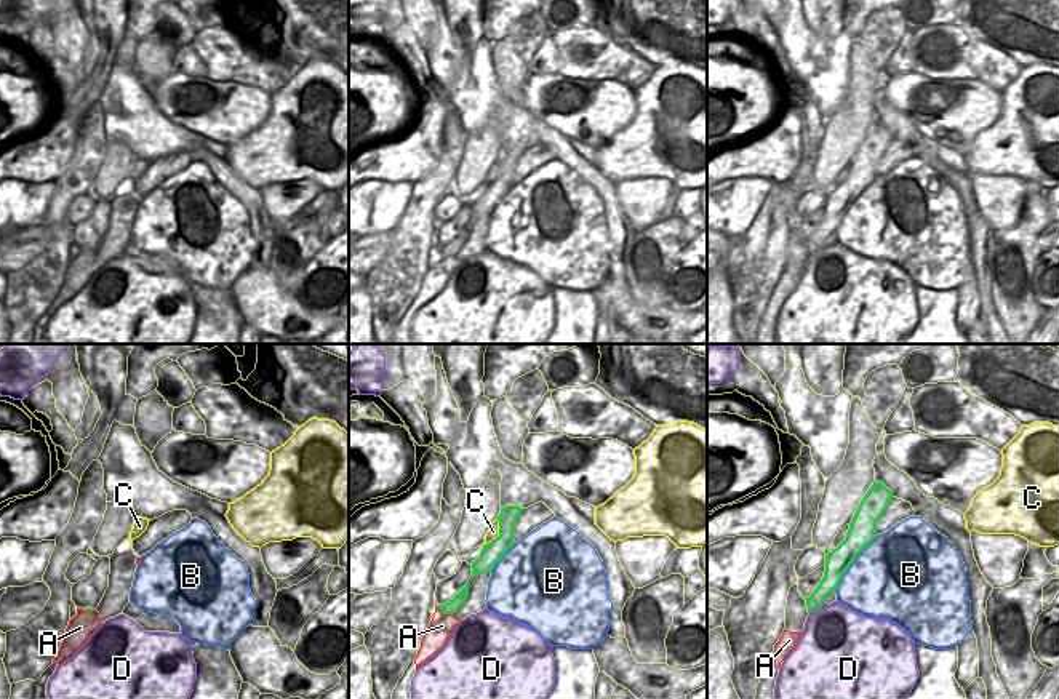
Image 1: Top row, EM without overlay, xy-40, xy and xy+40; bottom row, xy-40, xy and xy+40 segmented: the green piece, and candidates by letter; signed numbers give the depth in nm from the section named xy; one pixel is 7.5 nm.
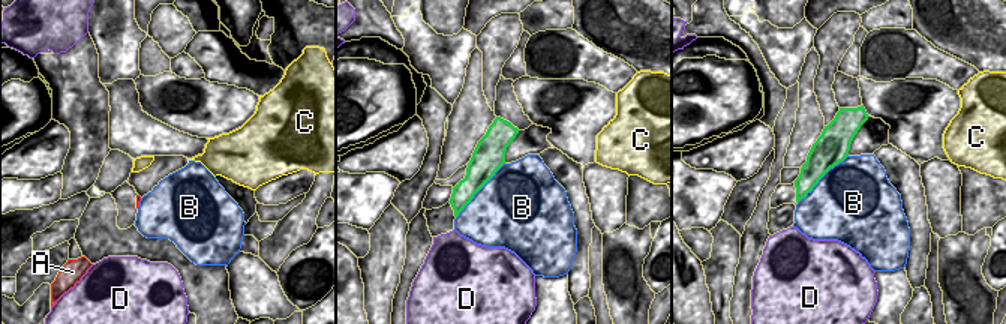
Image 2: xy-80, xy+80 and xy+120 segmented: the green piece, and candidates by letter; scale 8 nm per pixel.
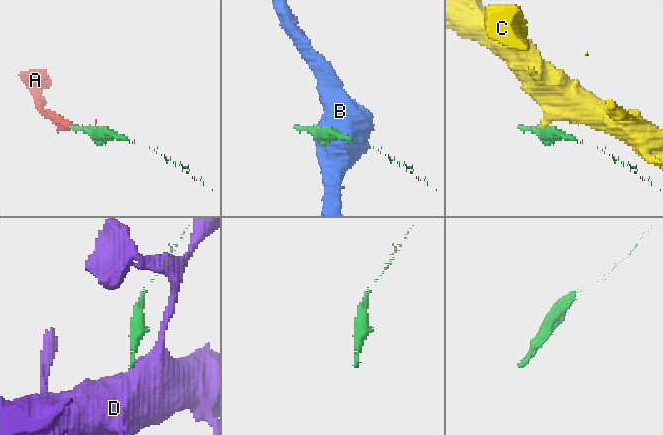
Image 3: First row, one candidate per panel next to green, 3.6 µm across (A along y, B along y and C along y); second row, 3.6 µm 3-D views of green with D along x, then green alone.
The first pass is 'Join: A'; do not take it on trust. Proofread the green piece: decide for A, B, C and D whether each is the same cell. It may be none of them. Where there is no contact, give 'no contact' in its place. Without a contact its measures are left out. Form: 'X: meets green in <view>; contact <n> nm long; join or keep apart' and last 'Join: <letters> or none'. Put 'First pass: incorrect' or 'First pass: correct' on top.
First pass: correct
A: meets green in xy; contact 160 nm long; join
B: meets green in xy+40; contact 550 nm long; keep apart
C: meets green in xy; contact 220 nm long; keep apart
D: meets green in xy+40; contact 140 nm long; keep apart
Join: A

